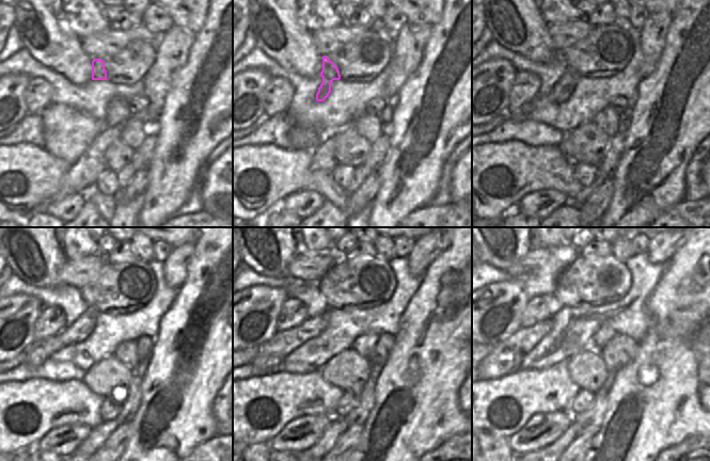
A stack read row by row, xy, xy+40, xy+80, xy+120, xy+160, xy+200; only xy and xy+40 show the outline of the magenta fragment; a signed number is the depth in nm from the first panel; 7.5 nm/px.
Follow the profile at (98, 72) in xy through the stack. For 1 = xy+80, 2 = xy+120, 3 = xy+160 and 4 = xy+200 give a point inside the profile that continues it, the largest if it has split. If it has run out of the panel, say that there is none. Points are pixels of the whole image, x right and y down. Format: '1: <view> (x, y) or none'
1: xy+80 (563, 89)
2: xy+120 (37, 351)
3: xy+160 (270, 354)
4: xy+200 (505, 359)

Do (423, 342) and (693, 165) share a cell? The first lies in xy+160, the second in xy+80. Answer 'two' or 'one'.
two

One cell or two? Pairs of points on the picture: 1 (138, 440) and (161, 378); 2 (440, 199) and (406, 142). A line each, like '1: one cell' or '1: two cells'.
1: one cell
2: two cells

